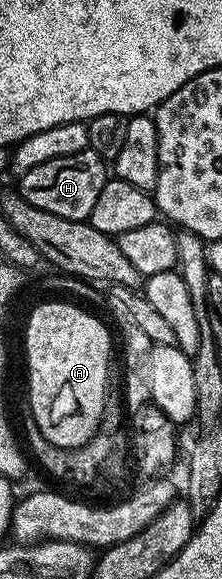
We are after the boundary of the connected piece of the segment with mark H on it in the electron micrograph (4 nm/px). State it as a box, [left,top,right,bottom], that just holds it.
[19,147,106,221]

